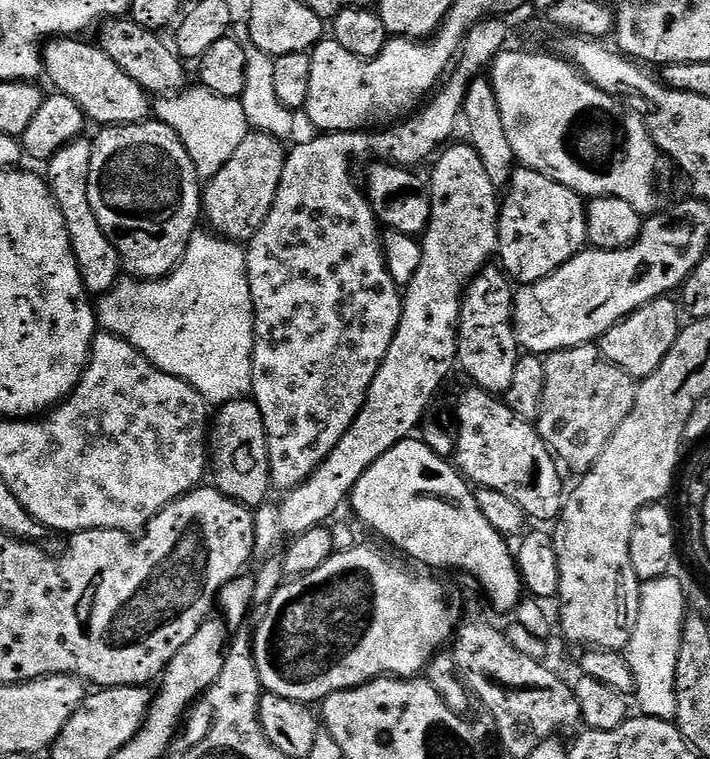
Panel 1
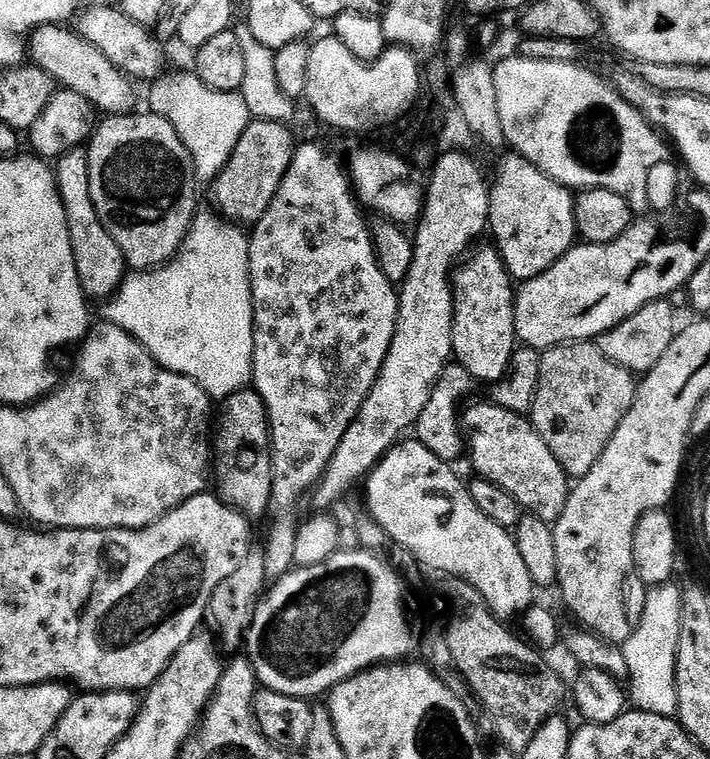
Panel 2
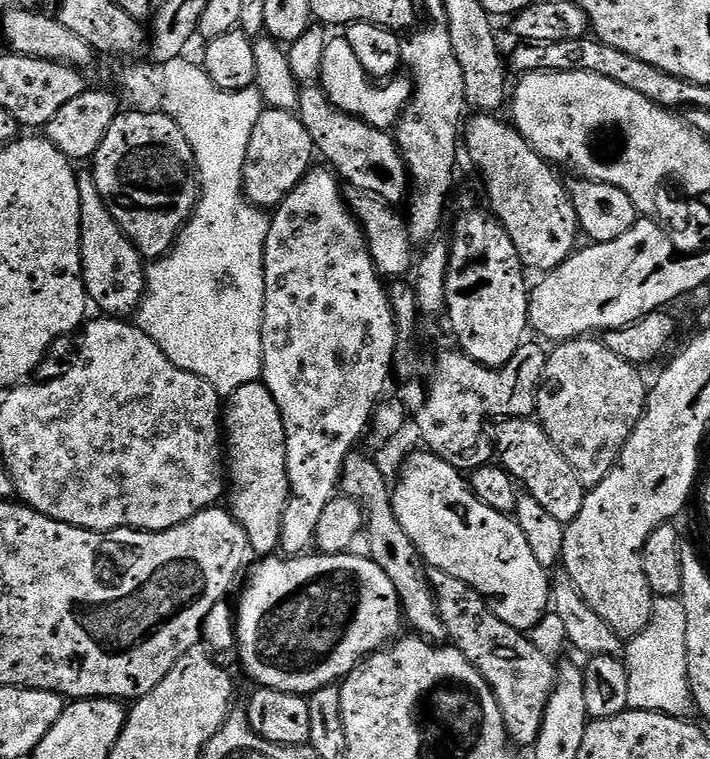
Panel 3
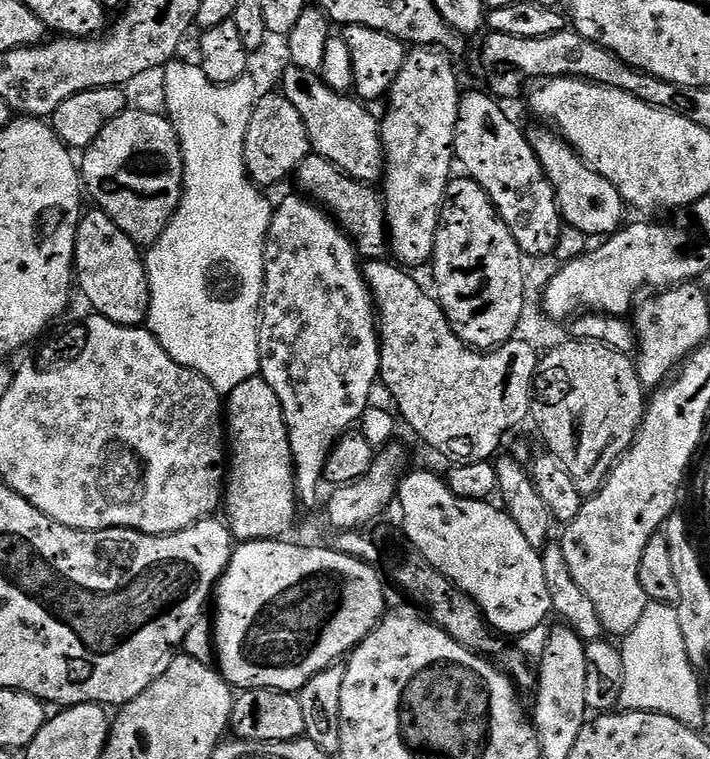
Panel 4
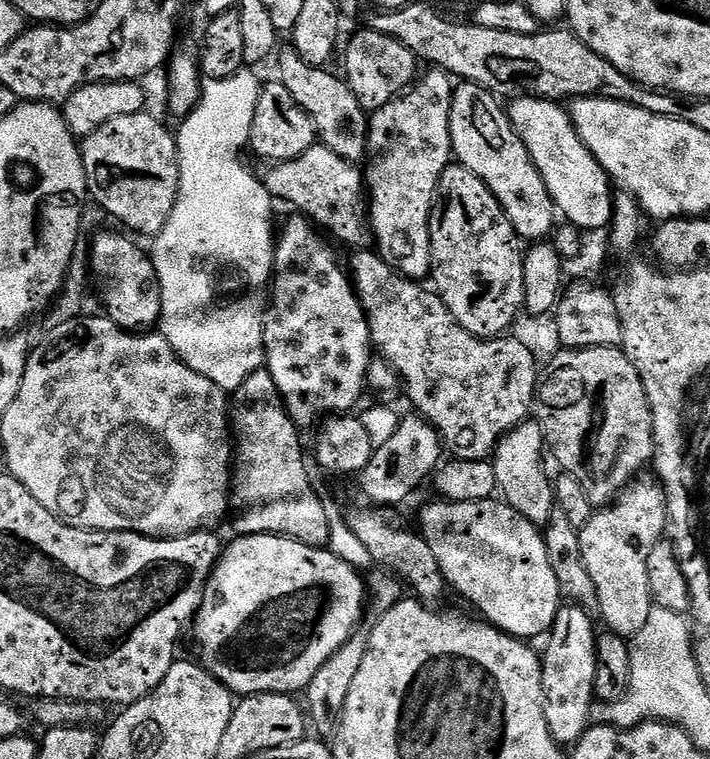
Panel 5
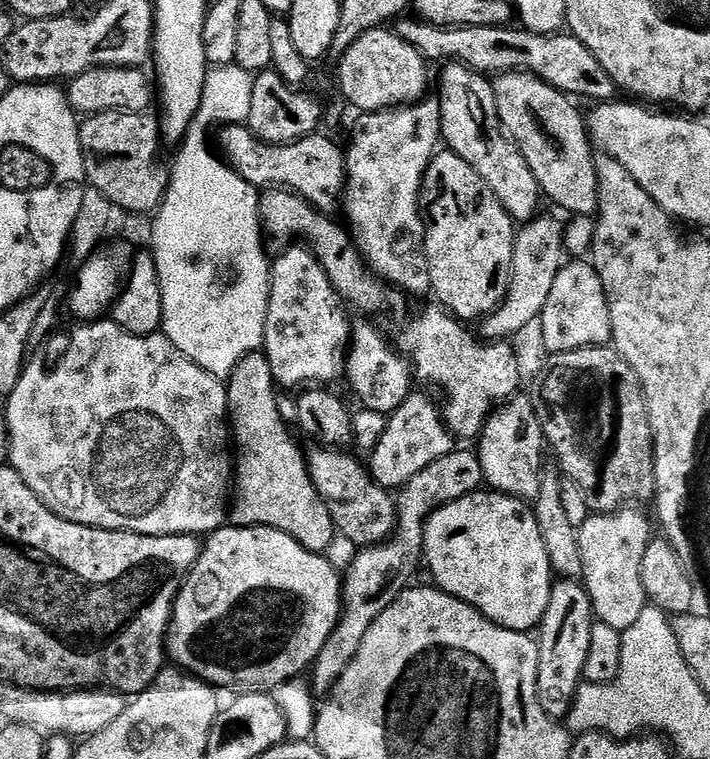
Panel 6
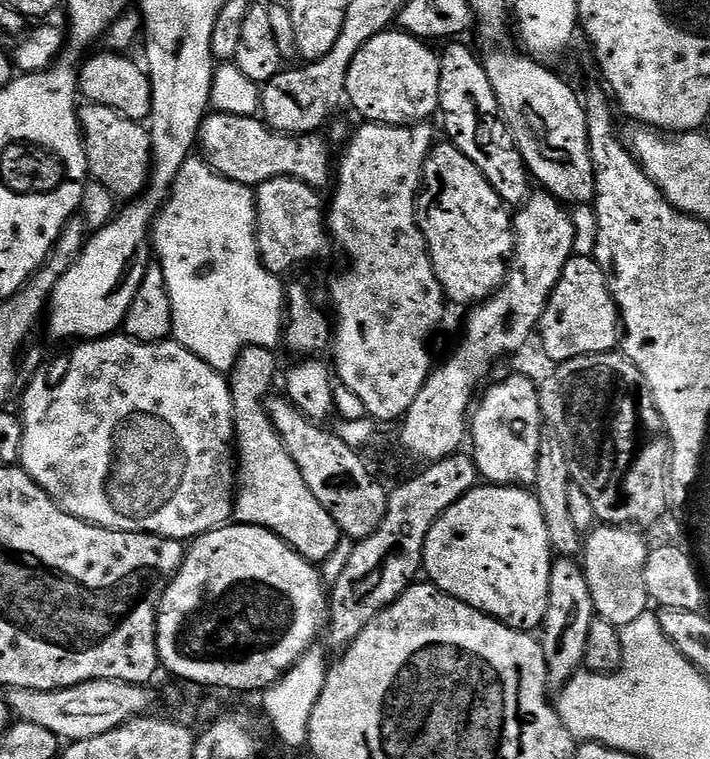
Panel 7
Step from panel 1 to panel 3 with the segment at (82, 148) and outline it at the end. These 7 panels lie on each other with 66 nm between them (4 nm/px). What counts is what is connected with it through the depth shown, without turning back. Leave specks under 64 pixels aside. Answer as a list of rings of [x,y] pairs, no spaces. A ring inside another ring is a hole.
[[[91,175],[79,177],[80,182],[80,261],[82,262],[82,278],[84,290],[88,293],[88,299],[96,304],[105,316],[113,318],[128,318],[139,309],[146,291],[146,260],[132,245],[132,239],[118,226],[118,222],[112,216],[108,208],[108,201],[102,195],[95,179]]]

